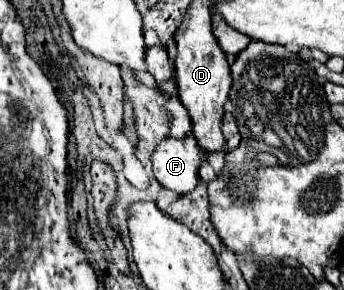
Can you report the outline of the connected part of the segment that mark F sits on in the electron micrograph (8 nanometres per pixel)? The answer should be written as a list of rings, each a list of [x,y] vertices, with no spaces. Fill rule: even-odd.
[[[193,136],[181,140],[165,138],[151,156],[153,174],[163,188],[173,190],[179,196],[187,194],[197,186],[203,156],[205,154],[199,150]]]

